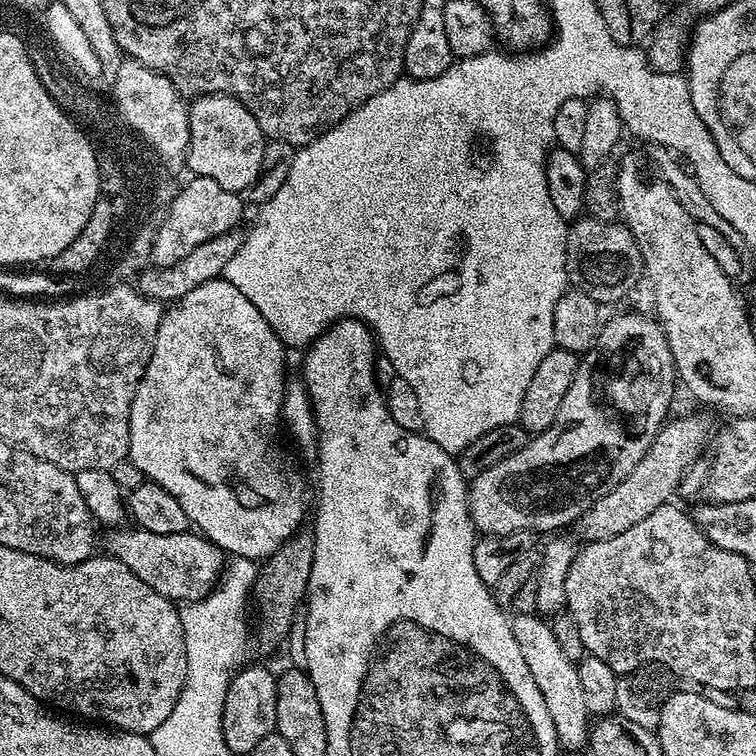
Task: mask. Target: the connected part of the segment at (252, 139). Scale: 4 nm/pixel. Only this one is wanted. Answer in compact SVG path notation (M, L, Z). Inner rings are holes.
M197 96L188 104L190 138L187 171L192 176L214 178L222 190L237 194L247 193L262 170L262 154L266 137L254 122L254 114L229 96Z

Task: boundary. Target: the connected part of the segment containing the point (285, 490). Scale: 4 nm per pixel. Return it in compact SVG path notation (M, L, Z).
M217 278L190 290L190 294L183 296L181 300L175 301L172 308L163 313L160 317L160 325L154 338L152 357L148 359L146 370L134 390L134 398L128 415L128 455L127 459L132 462L138 470L151 483L162 486L174 498L178 498L178 506L186 510L186 518L189 525L199 535L205 536L212 544L220 547L220 551L231 554L233 557L253 562L267 561L280 546L285 544L293 534L301 531L304 520L304 511L309 511L310 496L308 500L308 488L304 485L304 476L288 461L286 453L280 449L276 441L276 435L282 432L282 417L280 411L284 405L284 352L286 345L278 338L278 334L258 314L254 302L242 294L236 286L230 286L230 282L223 278Z

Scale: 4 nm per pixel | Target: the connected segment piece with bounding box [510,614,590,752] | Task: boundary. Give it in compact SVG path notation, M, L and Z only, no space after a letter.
M536 614L513 615L510 623L514 642L518 642L518 650L522 650L522 658L542 694L542 702L546 702L546 710L550 710L550 722L554 722L557 745L561 749L569 748L572 752L580 747L583 749L590 735L590 713L586 697L582 694L582 682L578 678L576 664L562 654L562 645L558 643L558 638L554 638L554 630L547 619Z

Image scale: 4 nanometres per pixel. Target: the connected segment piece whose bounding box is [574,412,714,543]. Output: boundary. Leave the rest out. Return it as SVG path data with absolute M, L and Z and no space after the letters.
M711 413L673 417L654 435L638 465L614 488L587 508L574 522L575 535L585 543L604 541L622 534L637 522L642 522L654 510L671 501L680 481L692 464L703 455L714 432Z

